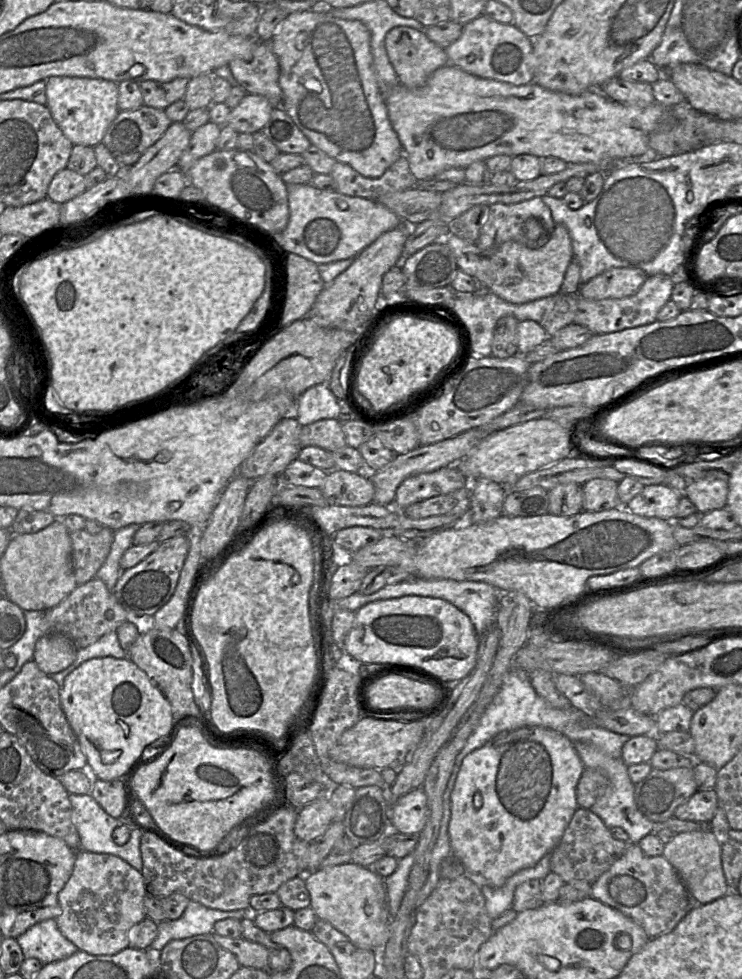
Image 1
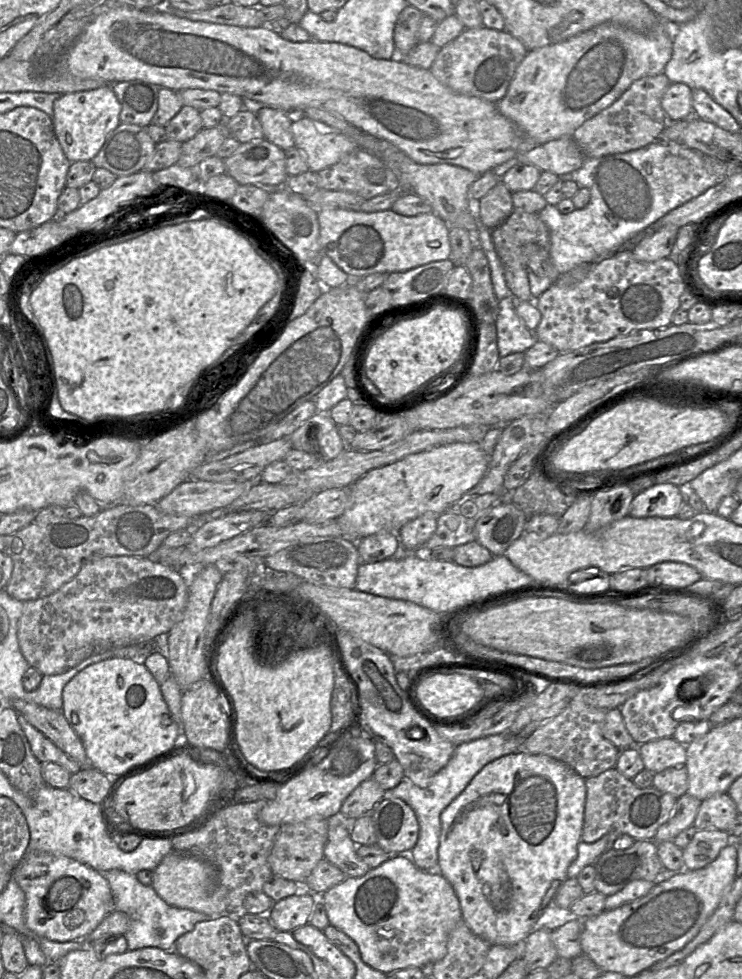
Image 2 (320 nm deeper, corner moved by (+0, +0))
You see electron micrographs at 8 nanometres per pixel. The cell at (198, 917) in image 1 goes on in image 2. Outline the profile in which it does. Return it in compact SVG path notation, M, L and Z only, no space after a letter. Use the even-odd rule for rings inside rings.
M109 870L99 873L109 882L115 910L122 911L129 917L129 927L124 934L128 950L137 950L144 947L173 950L176 940L181 935L192 931L196 923L211 920L209 915L168 905L157 895L152 886L141 884L136 875L121 870ZM158 929L164 930L162 936L158 935Z

